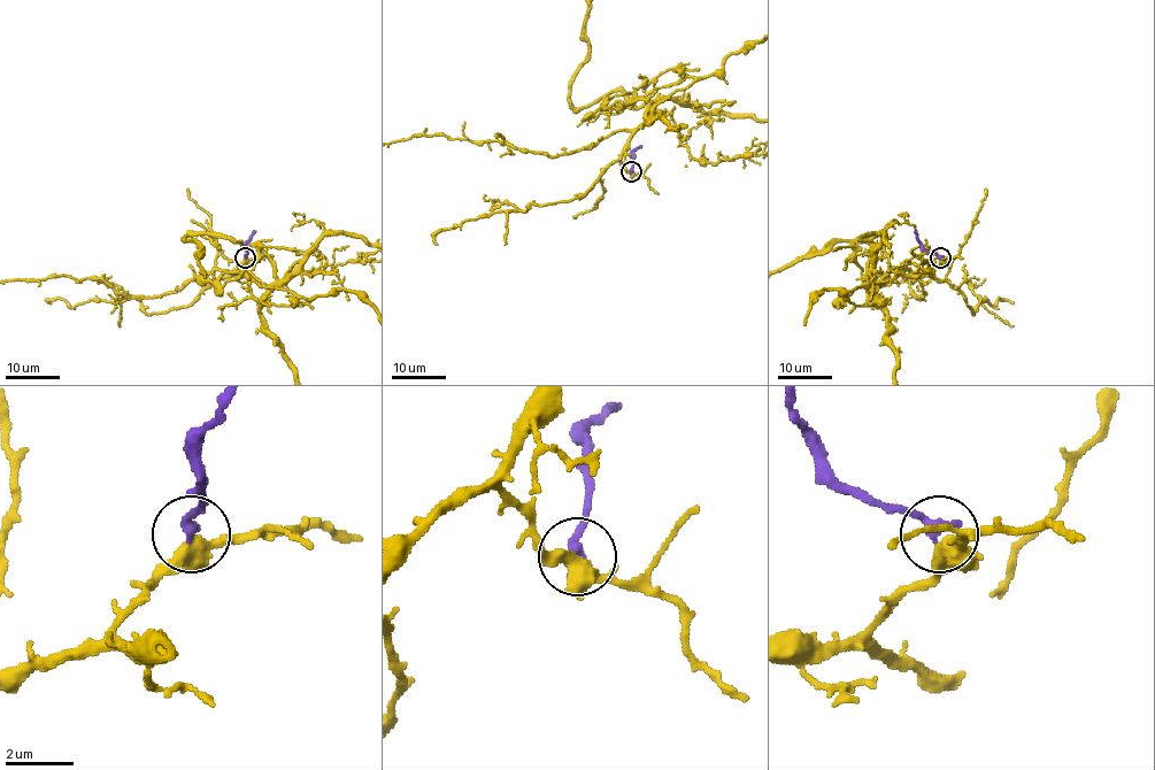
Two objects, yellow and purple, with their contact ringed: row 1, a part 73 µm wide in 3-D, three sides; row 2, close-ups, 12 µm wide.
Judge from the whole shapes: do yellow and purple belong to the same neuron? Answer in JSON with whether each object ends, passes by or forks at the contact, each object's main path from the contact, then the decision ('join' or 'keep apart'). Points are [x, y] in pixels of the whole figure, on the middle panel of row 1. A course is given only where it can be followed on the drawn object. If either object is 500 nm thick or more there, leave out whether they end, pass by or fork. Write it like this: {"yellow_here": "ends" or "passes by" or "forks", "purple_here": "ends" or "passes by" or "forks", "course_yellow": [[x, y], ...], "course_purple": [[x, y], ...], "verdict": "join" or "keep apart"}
{"course_yellow": [[632, 171], [621, 152], [662, 99], [570, 99], [588, 51]], "course_purple": [[632, 171], [633, 152], [641, 146]], "verdict": "join"}

